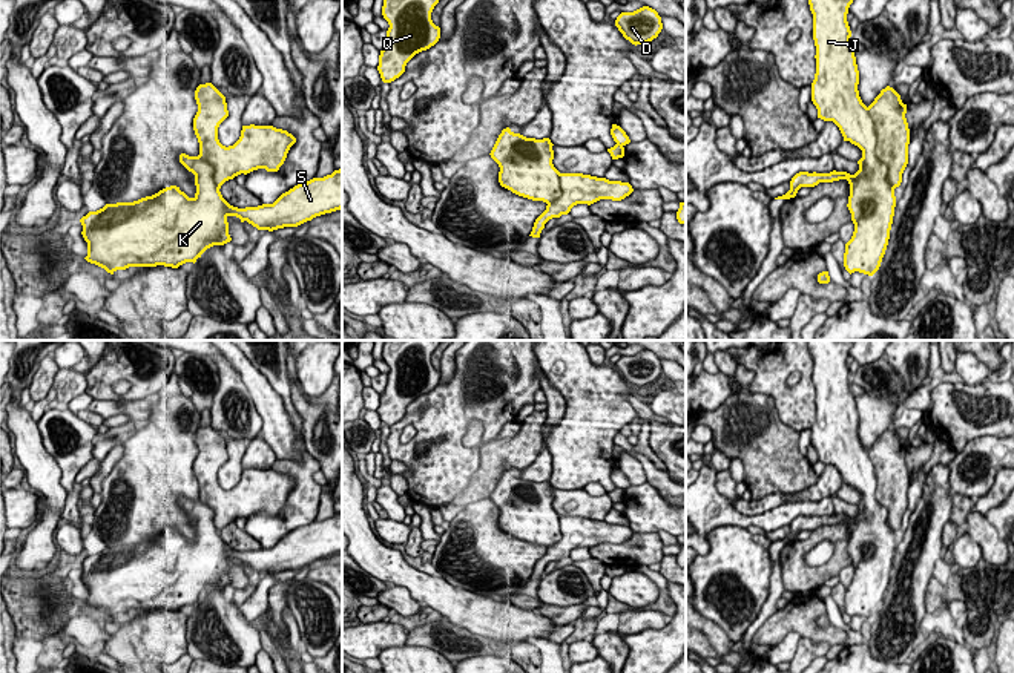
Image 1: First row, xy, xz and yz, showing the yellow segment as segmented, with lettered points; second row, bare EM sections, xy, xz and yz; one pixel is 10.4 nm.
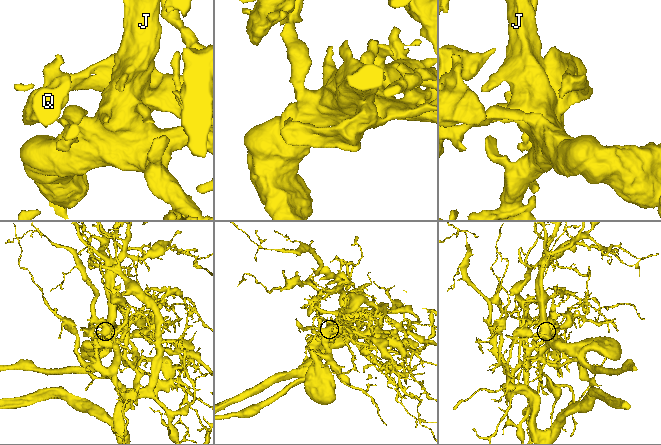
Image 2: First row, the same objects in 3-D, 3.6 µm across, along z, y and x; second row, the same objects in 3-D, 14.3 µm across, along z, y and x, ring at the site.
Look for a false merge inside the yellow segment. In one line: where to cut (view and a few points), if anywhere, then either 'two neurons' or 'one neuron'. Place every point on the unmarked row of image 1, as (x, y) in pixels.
cut in yz along (867, 451), (876, 500), (893, 532); two neurons

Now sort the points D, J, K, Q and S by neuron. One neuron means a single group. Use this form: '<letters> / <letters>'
D Q / J K S

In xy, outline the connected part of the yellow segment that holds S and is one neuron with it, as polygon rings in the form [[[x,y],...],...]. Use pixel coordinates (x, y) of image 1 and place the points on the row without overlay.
[[[186,497],[179,506],[195,518],[193,541],[170,529],[133,546],[106,547],[80,563],[87,606],[110,618],[129,610],[178,612],[195,607],[207,592],[232,584],[229,560],[273,575],[342,552],[342,512],[295,529],[273,547],[238,552],[218,533],[212,507]]]

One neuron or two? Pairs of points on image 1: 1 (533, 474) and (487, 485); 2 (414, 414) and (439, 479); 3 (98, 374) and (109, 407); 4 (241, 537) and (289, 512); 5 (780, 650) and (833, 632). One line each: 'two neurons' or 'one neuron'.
1: two neurons
2: one neuron
3: two neurons
4: two neurons
5: two neurons

